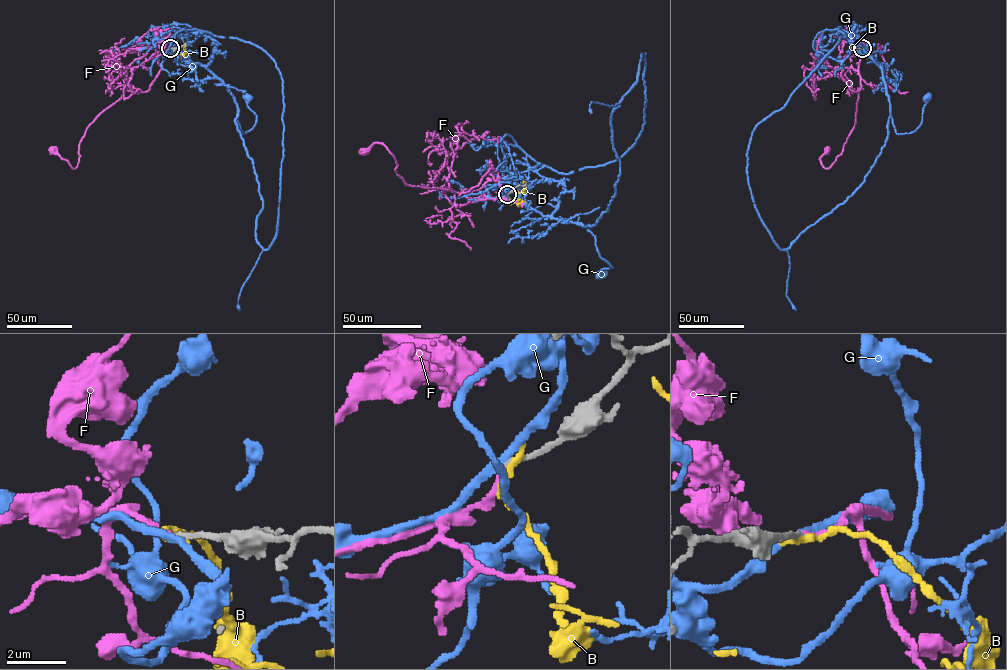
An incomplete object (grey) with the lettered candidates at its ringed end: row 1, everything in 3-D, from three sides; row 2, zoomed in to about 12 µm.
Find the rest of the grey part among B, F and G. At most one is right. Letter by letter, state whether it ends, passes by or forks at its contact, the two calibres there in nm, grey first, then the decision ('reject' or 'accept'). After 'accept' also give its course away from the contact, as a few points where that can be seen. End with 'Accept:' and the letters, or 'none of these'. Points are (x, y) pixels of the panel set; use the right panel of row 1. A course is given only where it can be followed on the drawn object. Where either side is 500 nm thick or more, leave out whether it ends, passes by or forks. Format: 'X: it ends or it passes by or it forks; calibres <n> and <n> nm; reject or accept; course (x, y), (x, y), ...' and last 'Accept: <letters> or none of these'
B: it ends; calibres 200 and 260 nm; reject
F: it ends; calibres 200 and 190 nm; accept; course (862, 48), (872, 52), (860, 57), (855, 123), (841, 154), (825, 168), (820, 158), (828, 149)
G: it passes by; calibres 200 and 280 nm; reject
Accept: F

